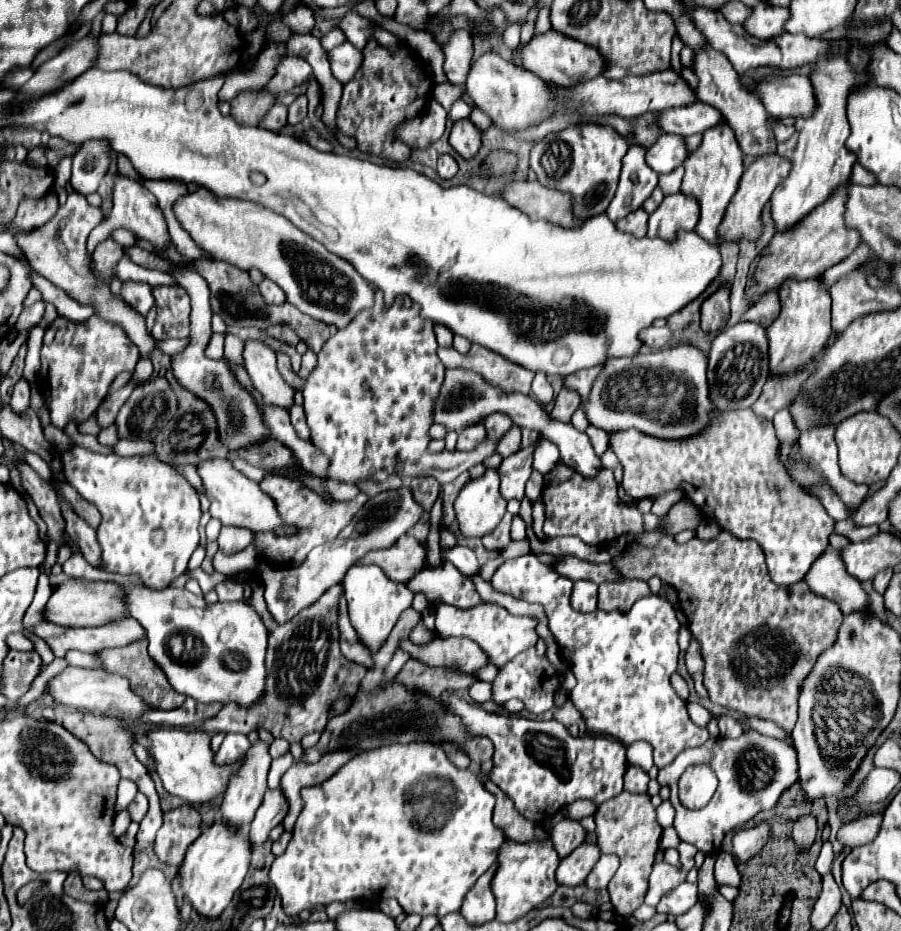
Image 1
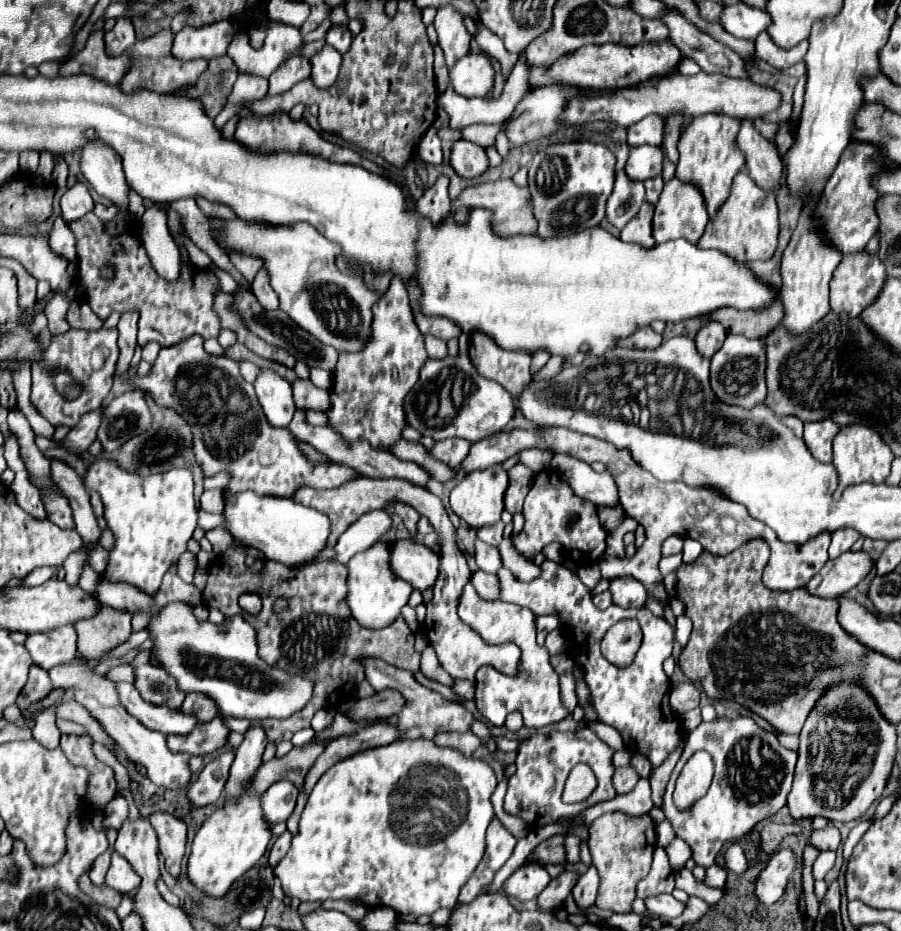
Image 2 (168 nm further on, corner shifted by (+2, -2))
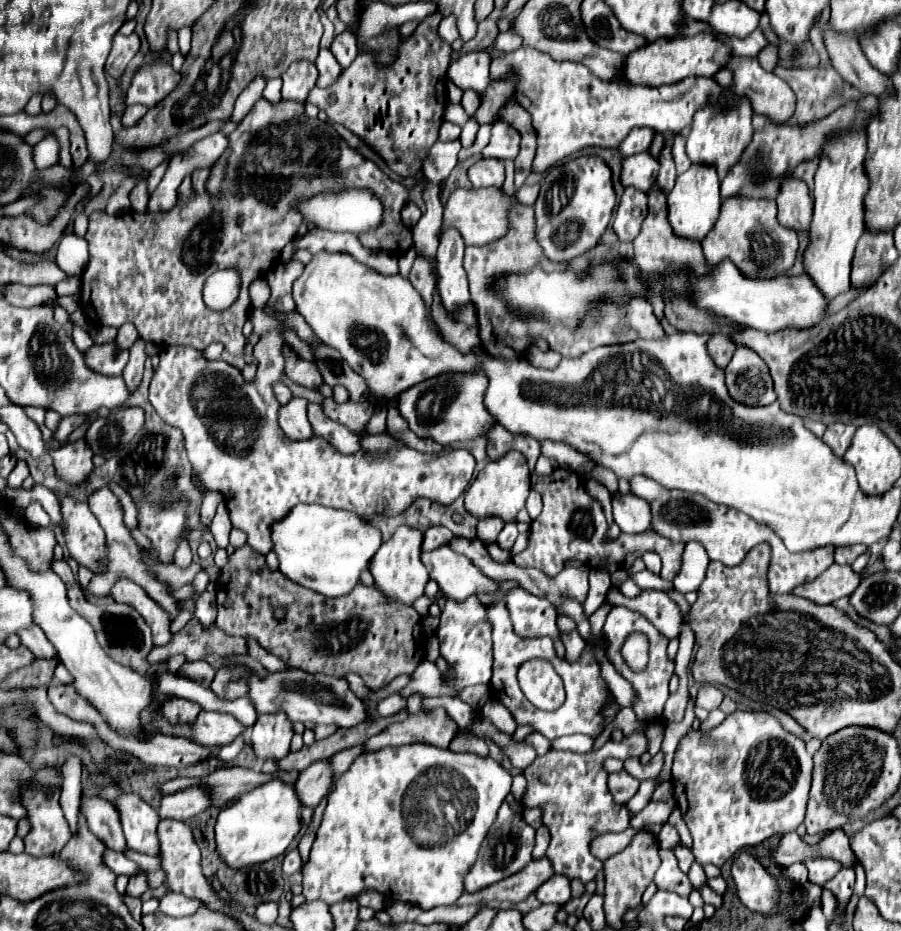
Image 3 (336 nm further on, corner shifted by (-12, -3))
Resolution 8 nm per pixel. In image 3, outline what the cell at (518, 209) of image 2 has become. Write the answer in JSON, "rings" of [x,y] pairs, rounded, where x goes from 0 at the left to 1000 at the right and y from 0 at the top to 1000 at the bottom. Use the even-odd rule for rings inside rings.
{"rings":[[[533,202],[533,204],[504,204],[493,221],[493,241],[511,247],[517,264],[537,264],[564,251],[564,228],[573,221],[573,211],[564,211],[559,202]]]}

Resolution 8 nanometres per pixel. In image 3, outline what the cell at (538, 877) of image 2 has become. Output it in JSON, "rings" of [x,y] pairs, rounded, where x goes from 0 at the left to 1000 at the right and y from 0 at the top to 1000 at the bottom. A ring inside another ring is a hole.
{"rings":[[[613,939],[593,960],[602,971],[628,971],[633,967],[633,943]]]}

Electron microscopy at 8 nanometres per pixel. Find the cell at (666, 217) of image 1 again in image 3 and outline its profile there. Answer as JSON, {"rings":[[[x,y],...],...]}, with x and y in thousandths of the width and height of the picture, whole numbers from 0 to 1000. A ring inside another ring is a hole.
{"rings":[[[768,176],[766,183],[750,191],[750,200],[741,208],[741,236],[748,245],[748,251],[755,256],[777,260],[795,241],[797,230],[799,230],[799,193],[795,189],[795,183],[790,183],[790,178]]]}

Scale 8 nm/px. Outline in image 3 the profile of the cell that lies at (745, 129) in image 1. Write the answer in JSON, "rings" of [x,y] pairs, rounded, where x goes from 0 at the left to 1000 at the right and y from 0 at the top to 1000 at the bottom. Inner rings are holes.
{"rings":[[[881,189],[870,191],[866,200],[866,211],[861,211],[863,236],[868,243],[881,247],[895,247],[901,236],[901,213],[897,200]]]}

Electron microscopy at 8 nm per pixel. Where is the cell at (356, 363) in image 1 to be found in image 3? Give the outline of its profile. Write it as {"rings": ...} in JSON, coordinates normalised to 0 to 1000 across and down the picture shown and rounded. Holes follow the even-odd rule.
{"rings":[[[457,266],[457,269],[453,269],[453,271],[448,271],[448,273],[442,277],[444,294],[446,294],[448,299],[453,299],[453,294],[455,294],[455,288],[457,288],[459,279],[462,279],[462,269],[459,269],[459,266]]]}

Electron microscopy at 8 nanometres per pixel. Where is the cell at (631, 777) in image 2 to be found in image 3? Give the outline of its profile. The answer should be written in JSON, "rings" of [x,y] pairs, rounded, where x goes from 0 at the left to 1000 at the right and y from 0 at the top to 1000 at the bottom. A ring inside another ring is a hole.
{"rings":[[[695,827],[675,834],[675,846],[677,846],[681,859],[688,864],[695,864],[708,851],[708,844],[710,844],[710,838],[704,836],[701,831],[697,831]]]}

